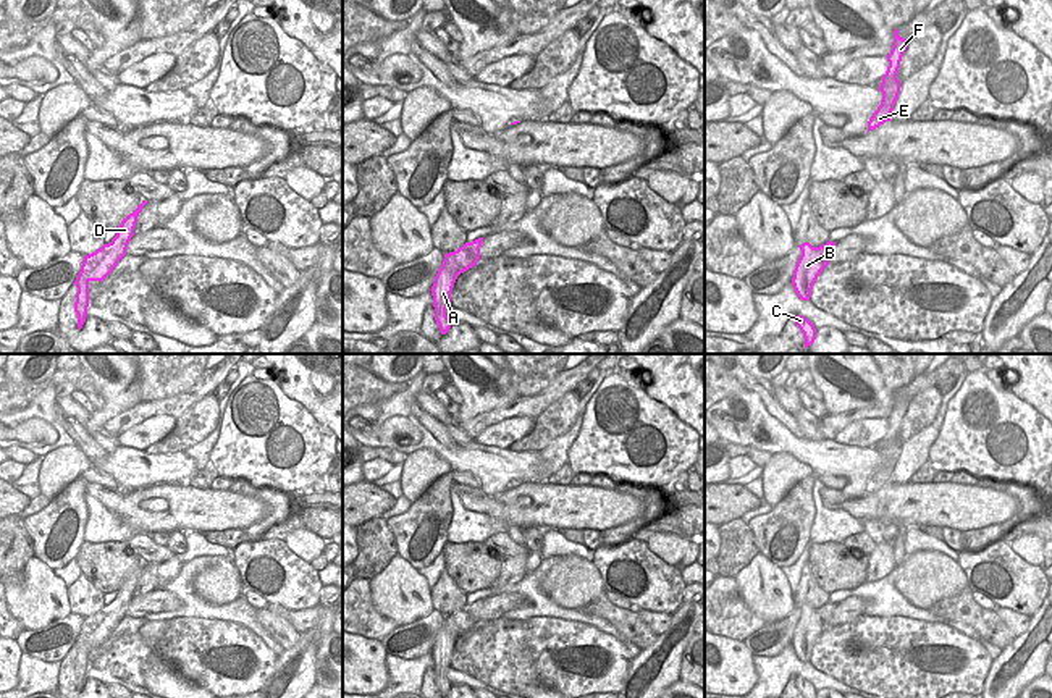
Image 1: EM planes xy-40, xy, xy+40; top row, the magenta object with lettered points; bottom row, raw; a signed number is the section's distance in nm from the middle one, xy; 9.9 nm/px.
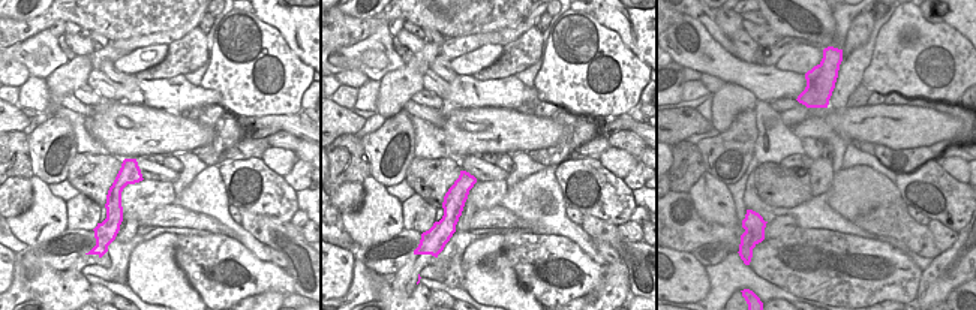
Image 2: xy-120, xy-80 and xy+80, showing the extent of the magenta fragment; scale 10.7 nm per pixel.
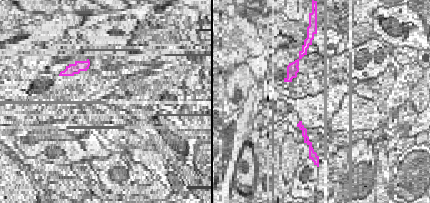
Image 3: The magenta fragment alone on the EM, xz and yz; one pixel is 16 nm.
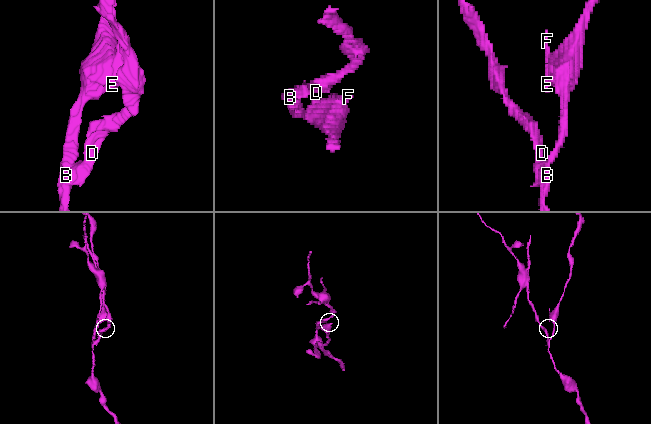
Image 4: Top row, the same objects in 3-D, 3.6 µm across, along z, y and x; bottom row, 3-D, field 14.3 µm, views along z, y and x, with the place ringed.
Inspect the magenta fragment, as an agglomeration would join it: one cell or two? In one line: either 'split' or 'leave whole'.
split

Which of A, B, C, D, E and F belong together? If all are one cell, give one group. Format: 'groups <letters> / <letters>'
groups A B C E F / D

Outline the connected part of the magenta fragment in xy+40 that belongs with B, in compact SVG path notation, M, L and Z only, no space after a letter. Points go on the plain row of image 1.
M803 604L798 609L802 617L795 627L792 646L802 662L810 662L813 646L821 637L824 625L818 617L818 609L813 609L810 604Z

